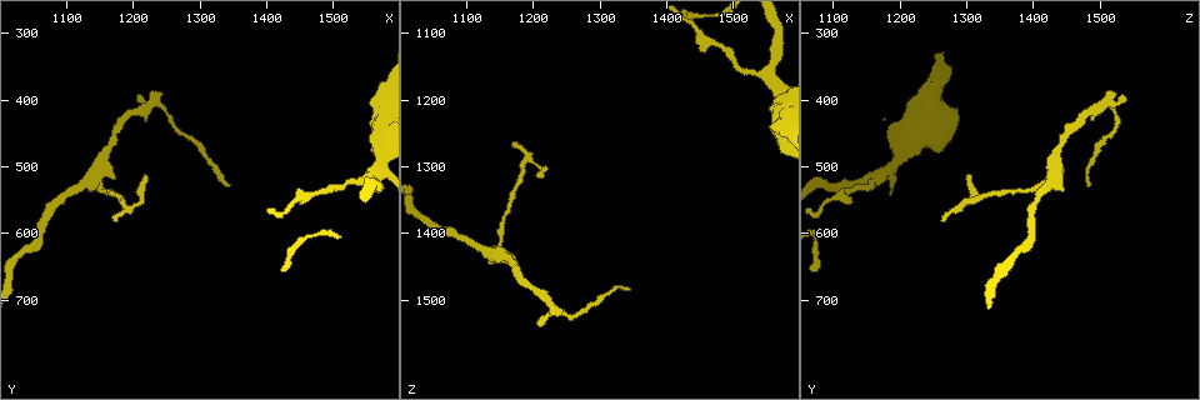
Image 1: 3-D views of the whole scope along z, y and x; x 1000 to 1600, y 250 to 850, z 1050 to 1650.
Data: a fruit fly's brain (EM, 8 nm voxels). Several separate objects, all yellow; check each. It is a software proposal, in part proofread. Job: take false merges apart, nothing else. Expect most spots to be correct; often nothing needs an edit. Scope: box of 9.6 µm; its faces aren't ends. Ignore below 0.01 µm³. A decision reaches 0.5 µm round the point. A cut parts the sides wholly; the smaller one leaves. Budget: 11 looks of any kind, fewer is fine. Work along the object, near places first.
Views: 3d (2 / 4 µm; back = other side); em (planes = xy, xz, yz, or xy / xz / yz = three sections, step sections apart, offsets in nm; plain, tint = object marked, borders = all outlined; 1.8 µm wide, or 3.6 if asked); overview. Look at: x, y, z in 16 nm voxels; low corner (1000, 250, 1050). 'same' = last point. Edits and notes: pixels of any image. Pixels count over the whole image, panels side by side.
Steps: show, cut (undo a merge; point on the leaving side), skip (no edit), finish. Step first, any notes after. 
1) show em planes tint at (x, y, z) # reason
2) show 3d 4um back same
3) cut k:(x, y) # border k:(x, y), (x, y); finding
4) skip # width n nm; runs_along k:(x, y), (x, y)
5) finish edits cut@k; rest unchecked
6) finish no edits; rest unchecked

show 3d 2um at (1145, 515, 1430) # three-way junction

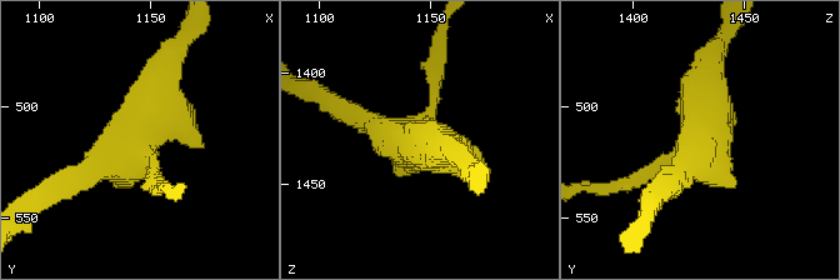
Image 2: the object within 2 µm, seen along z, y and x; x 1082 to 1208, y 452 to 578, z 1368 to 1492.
show em planes tint at (1143, 518, 1432) # arms 3; now the EM

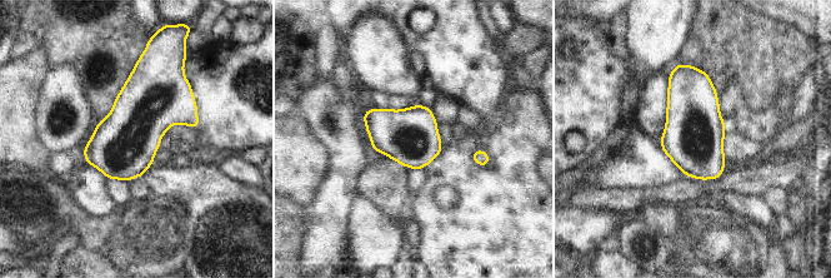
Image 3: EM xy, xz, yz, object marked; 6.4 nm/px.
skip # all the same neuron

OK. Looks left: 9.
show em planes tint at (1185, 560, 1295)

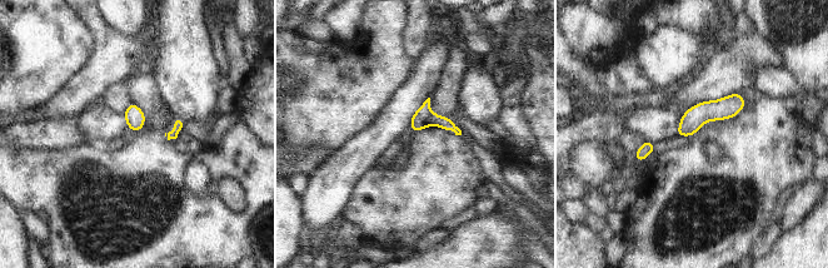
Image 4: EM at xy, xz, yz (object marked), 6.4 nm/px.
skip # width 120 nm; runs_along 4:(742, 103), (706, 110), (681, 133); all the same neuron

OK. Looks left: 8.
show em xy step 8 tint at (1245, 410, 1515) # abrupt turn

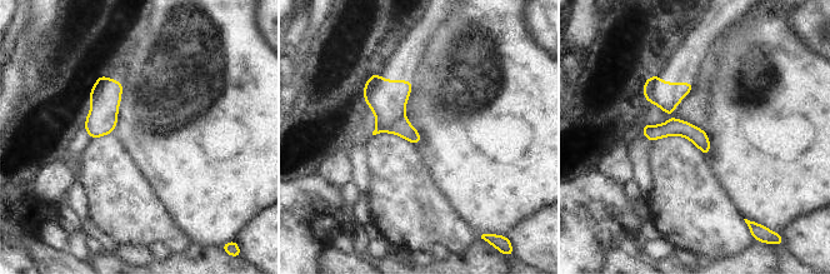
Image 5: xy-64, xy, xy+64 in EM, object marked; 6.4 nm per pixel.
show em planes tint same

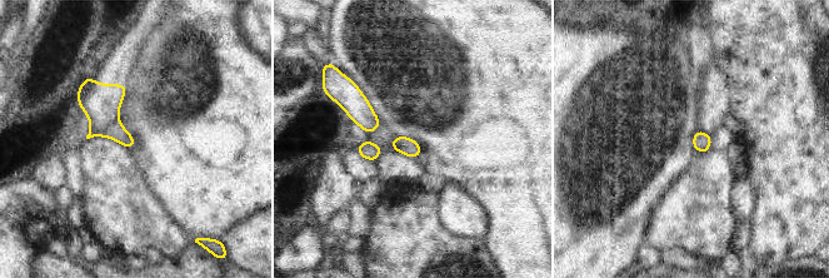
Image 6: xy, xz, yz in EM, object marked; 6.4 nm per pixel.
cut 6:(116, 132) # border 6:(118, 119), (100, 132), (90, 130); two neurons meet here

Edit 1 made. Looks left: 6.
show 3d 2um back at (1550, 520, 1165) # three arms meet

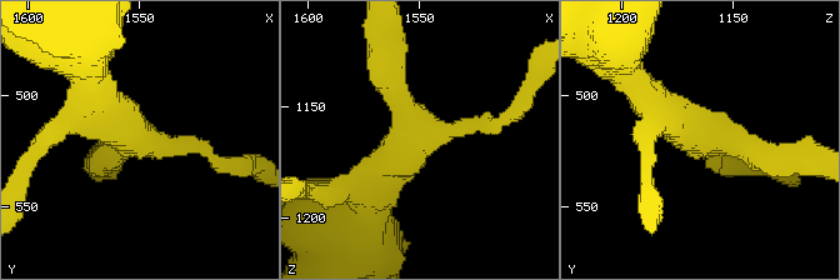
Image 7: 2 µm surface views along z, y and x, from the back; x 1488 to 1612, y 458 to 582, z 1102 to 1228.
show em xy step 4 tint at (1552, 518, 1162) # need the tissue

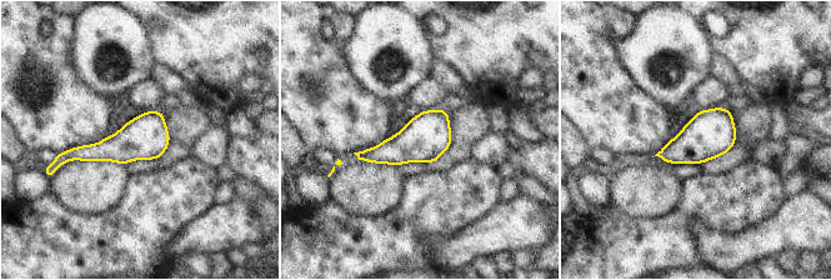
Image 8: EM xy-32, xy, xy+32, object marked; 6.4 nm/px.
show em planes borders same # another direction

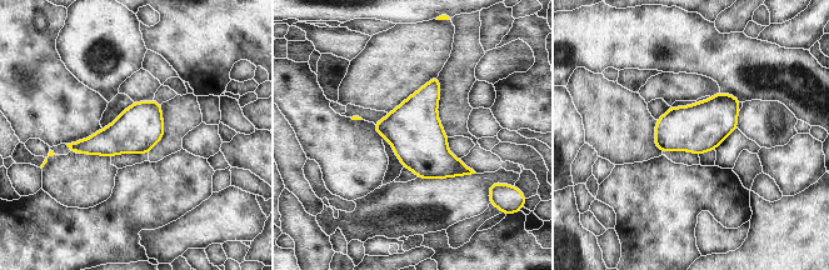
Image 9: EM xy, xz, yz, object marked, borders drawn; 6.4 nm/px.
skip # all the same neuron

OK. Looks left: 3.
finish edits cut@6; rest unchecked

